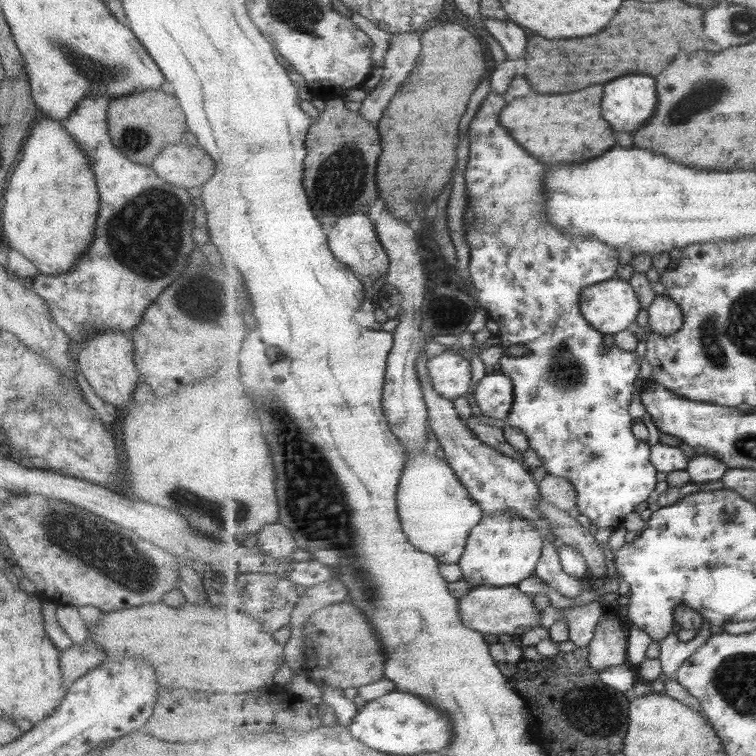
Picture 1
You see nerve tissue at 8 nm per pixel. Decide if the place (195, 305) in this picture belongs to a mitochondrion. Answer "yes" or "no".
yes

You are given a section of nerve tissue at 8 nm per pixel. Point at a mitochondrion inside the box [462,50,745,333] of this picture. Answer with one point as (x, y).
(709, 94)

